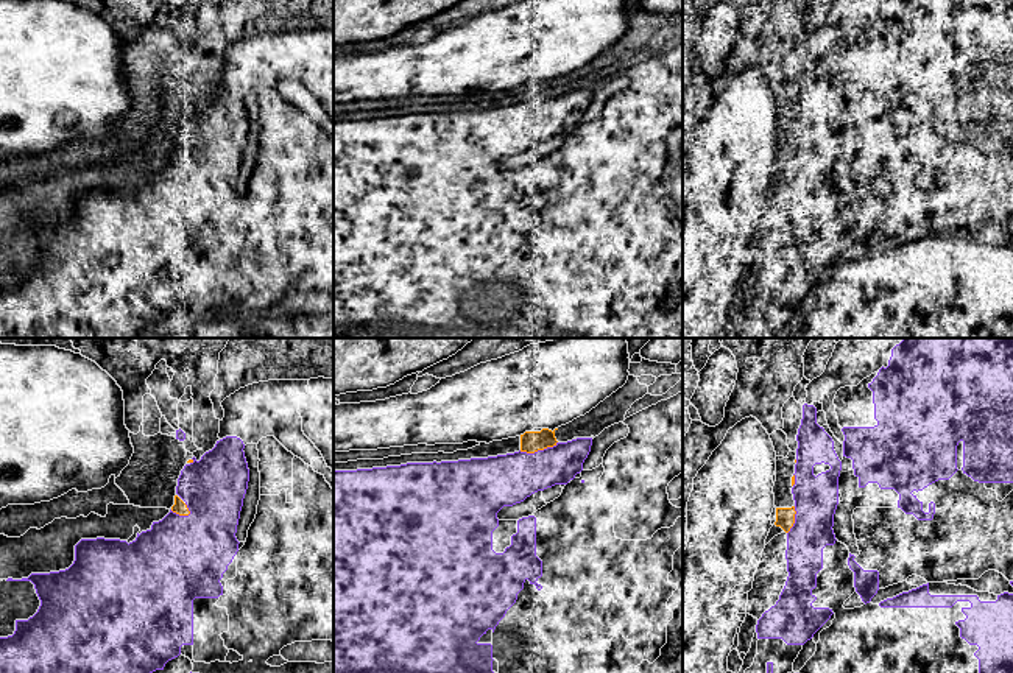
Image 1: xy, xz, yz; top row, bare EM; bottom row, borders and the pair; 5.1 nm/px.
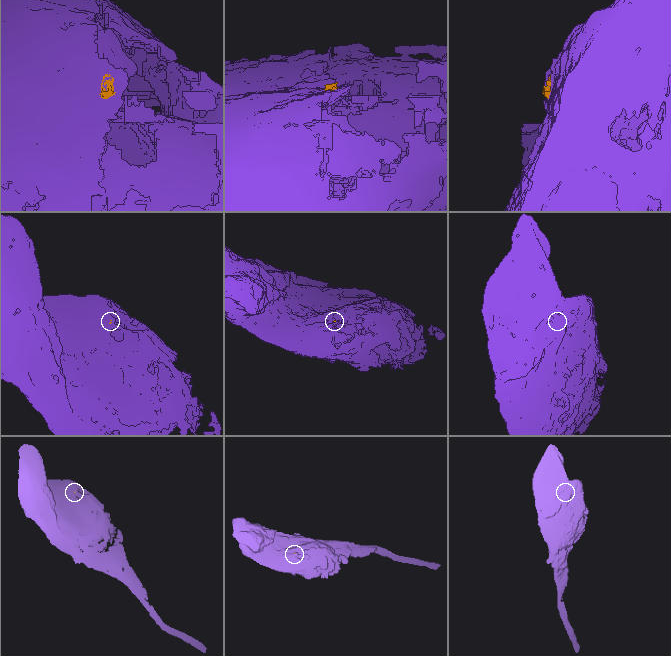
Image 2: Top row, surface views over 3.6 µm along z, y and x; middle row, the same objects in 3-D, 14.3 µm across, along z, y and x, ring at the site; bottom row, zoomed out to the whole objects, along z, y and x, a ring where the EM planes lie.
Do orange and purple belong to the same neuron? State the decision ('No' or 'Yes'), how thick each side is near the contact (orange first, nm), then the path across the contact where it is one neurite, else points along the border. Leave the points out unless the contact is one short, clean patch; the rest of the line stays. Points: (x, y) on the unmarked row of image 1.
Yes. Thickness 110 nm (orange) against 260 nm

